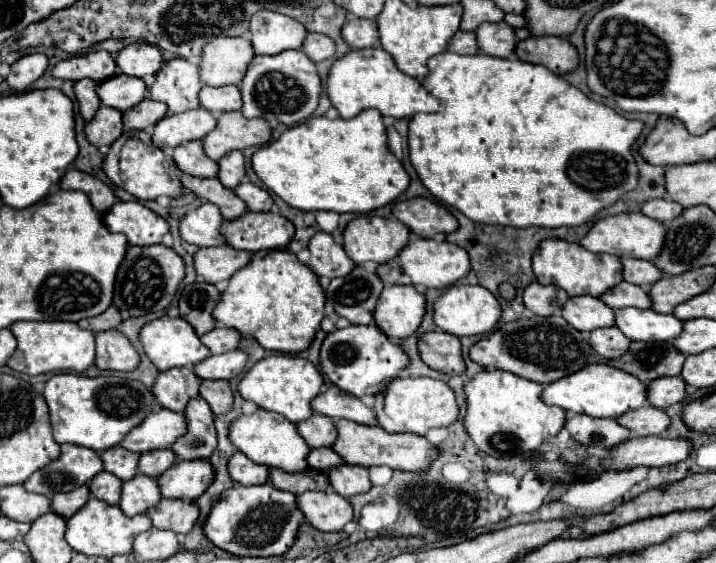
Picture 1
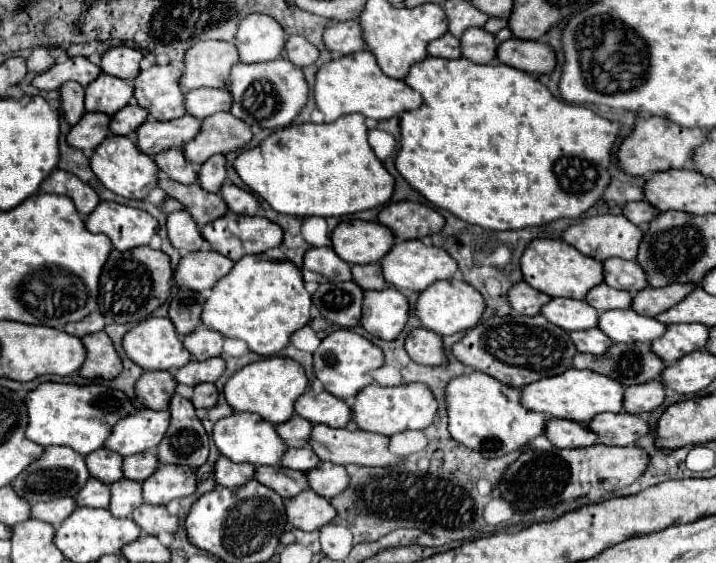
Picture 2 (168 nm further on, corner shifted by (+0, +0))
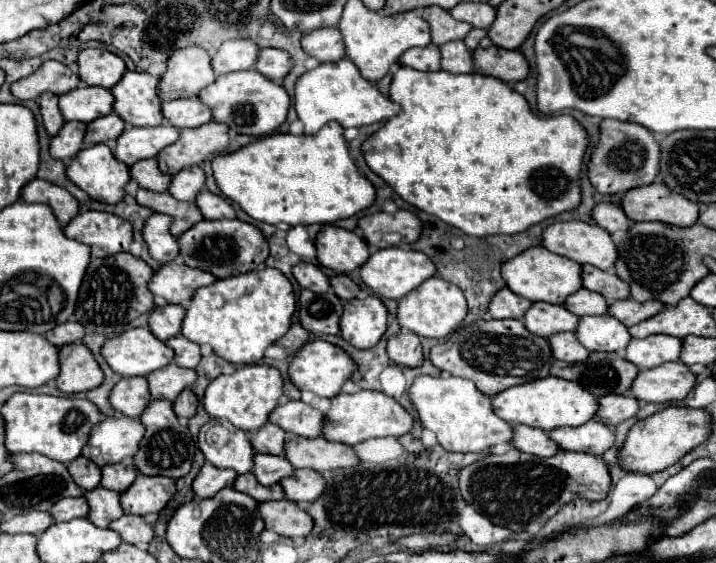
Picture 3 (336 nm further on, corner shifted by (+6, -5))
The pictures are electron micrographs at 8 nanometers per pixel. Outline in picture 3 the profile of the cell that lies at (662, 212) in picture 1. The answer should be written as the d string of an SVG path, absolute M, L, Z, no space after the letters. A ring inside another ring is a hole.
M600 202L592 208L592 222L610 234L616 230L628 230L628 216L618 204L612 202Z

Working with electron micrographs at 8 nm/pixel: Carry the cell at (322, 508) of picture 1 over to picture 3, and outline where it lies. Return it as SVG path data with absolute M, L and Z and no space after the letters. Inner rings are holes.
M276 500L276 502L260 502L258 504L260 518L264 520L264 528L272 530L286 538L306 538L312 530L312 518L306 510L302 510L296 502Z

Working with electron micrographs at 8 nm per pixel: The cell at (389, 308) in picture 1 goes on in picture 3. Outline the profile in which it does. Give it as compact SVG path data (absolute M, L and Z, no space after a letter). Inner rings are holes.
M378 296L350 300L340 316L340 336L360 350L374 346L386 332L386 320L388 310Z

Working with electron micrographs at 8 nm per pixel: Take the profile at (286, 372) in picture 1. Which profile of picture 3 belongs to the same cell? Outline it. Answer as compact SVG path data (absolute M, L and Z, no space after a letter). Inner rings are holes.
M252 364L252 366L242 366L234 374L218 376L214 378L204 392L202 406L212 418L224 418L230 424L234 424L240 430L254 432L260 426L268 422L268 414L276 408L280 396L282 396L282 376L276 368L266 366L266 364Z

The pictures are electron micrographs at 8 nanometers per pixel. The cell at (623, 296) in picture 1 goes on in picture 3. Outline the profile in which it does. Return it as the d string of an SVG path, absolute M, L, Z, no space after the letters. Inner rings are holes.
M576 290L572 296L566 298L564 308L568 308L576 316L588 316L588 314L606 314L608 312L608 302L590 290Z

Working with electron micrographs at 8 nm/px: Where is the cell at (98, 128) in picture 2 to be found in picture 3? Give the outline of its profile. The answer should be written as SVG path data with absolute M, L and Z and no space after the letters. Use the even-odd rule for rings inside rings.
M66 122L60 132L50 140L50 156L56 160L72 160L82 150L84 132L84 122Z

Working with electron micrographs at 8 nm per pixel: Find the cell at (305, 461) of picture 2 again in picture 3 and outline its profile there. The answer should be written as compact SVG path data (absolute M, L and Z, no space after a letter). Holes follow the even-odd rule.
M256 454L254 466L252 466L252 474L262 486L278 484L280 478L286 478L288 474L292 474L292 470L294 468L286 458L272 456L272 454Z

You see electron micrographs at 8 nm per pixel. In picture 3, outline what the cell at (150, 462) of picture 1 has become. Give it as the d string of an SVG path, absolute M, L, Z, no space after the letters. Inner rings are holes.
M120 462L120 464L112 464L112 466L104 466L100 486L108 488L108 490L122 492L134 482L136 476L138 476L138 472L136 472L132 462Z

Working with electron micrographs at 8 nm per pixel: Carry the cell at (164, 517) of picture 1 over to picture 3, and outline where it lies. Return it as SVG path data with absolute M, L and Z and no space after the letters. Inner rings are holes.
M124 514L108 528L116 530L122 542L128 544L148 544L154 538L154 528L142 516L134 516L134 514Z

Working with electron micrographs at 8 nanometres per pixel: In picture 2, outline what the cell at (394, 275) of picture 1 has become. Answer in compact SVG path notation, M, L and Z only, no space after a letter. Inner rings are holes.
M378 263L354 265L352 275L354 275L354 281L362 289L384 289L386 287L386 279L382 277L382 269Z

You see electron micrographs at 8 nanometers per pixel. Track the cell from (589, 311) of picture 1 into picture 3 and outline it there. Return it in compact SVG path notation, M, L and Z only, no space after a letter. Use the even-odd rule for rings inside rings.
M534 302L524 314L522 322L532 334L548 338L550 334L556 334L556 332L576 330L578 316L570 314L564 306L556 306L548 302Z

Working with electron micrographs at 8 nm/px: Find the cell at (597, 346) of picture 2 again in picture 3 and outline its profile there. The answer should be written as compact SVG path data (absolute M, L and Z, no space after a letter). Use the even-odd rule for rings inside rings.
M574 332L552 334L548 338L548 344L552 346L552 356L556 360L574 364L574 362L584 362L584 358L588 358L588 350L584 346L580 346L580 342L576 340Z

